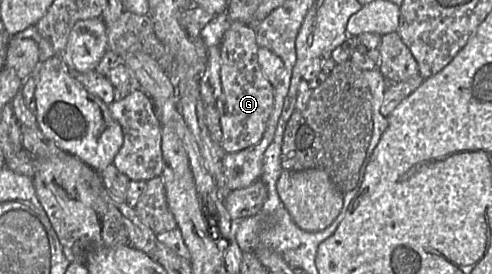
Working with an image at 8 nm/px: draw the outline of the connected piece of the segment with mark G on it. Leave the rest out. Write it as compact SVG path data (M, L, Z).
M231 21L220 43L222 91L215 103L222 129L220 145L227 153L244 150L259 142L273 109L274 86L259 65L259 48L254 24Z

